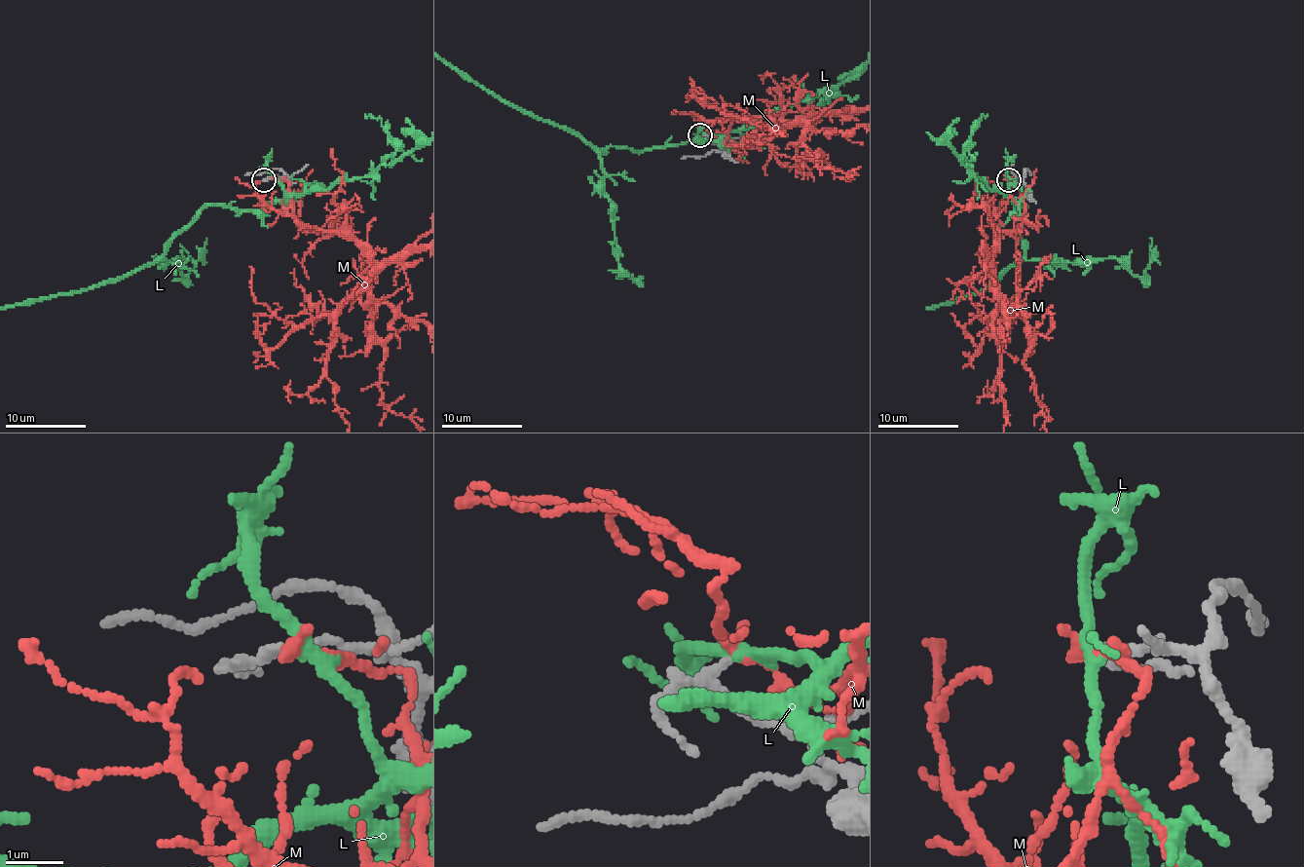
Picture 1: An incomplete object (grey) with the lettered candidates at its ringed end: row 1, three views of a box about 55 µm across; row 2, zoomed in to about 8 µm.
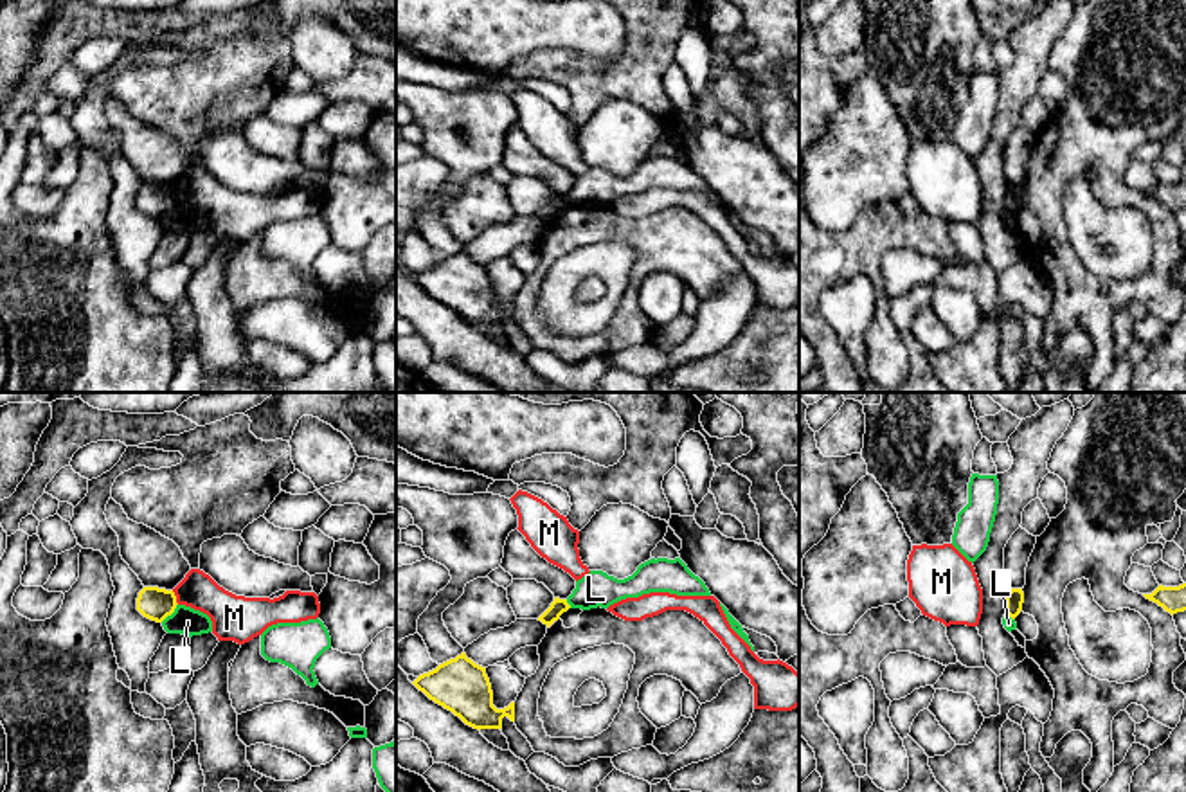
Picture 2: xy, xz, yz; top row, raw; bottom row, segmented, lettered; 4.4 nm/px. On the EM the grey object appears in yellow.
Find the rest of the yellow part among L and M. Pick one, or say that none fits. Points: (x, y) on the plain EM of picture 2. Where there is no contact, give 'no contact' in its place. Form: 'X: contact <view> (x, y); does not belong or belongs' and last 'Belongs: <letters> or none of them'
L: contact xy (170, 211); does not belong
M: contact xy (175, 195); does not belong
Belongs: none of them

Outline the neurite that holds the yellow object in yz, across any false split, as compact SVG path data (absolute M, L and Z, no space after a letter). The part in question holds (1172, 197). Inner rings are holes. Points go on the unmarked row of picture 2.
M1186 180L1179 184L1159 182L1152 191L1143 193L1163 203L1172 212L1186 207Z

